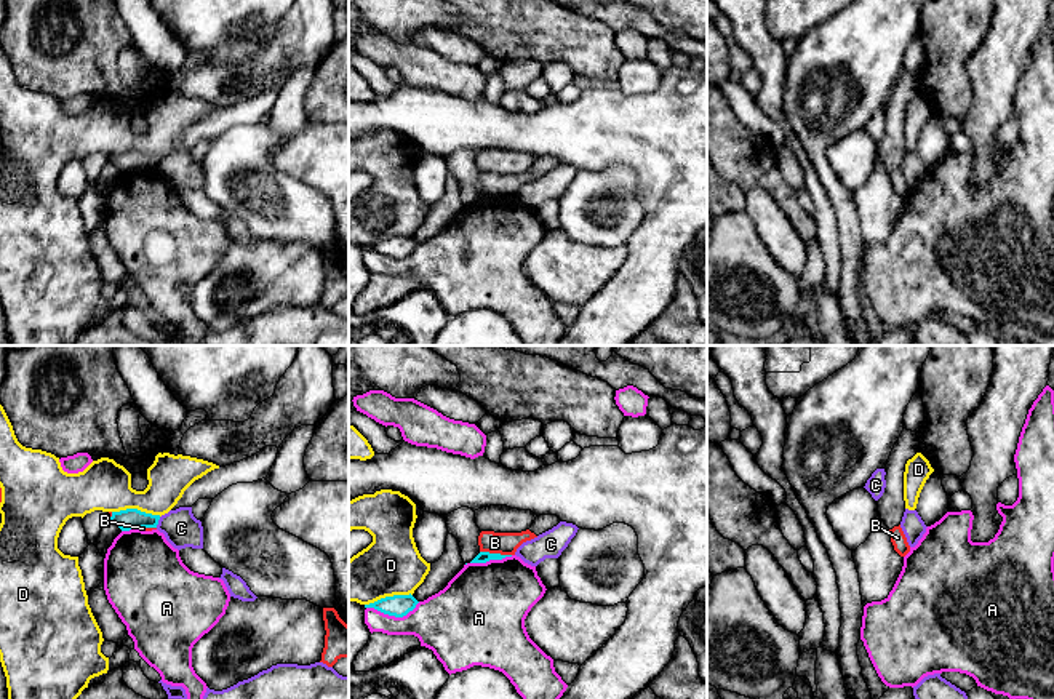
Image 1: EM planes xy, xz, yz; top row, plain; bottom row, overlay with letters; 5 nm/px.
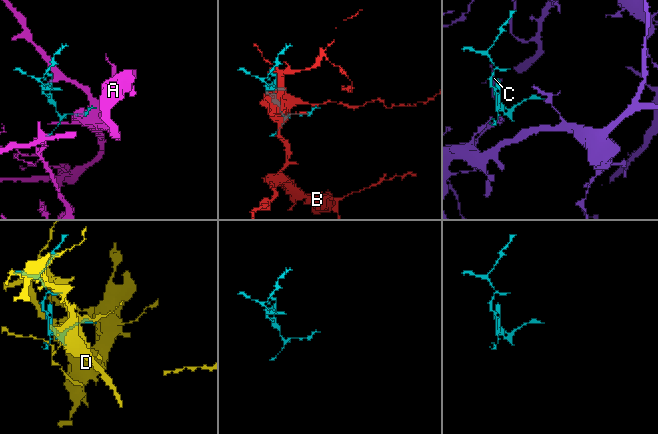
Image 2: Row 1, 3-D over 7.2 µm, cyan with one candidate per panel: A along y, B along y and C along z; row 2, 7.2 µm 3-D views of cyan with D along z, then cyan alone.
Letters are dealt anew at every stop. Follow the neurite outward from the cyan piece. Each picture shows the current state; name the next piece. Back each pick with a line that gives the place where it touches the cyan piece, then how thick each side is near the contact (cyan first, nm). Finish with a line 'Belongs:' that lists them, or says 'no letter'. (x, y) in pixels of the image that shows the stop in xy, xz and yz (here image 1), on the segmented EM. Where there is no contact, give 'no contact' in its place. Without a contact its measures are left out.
Belongs: no letter

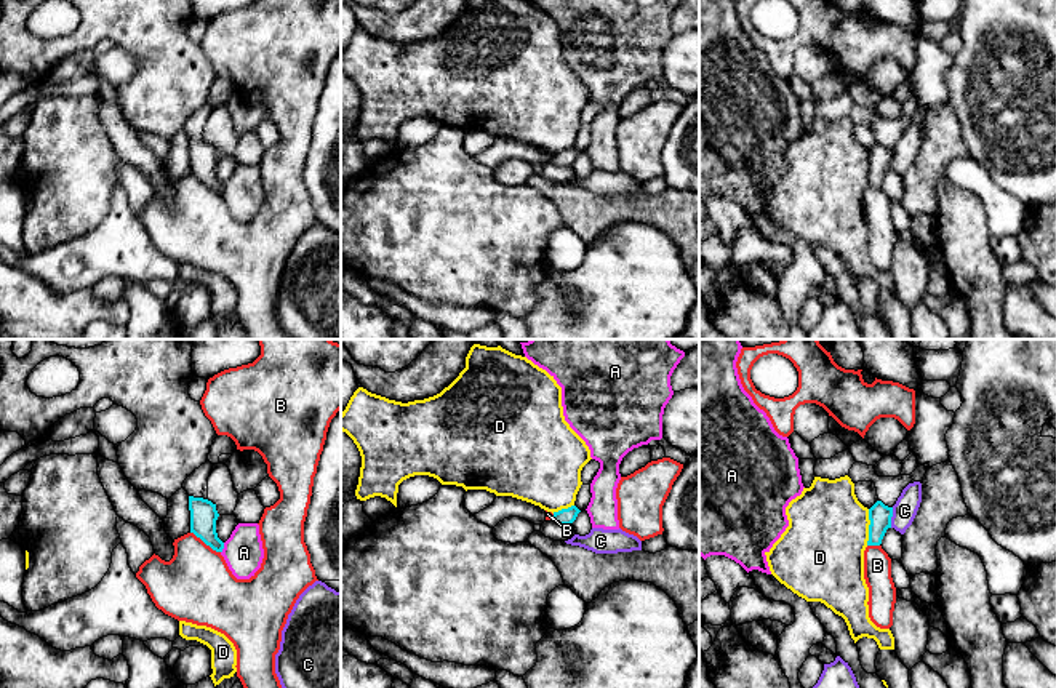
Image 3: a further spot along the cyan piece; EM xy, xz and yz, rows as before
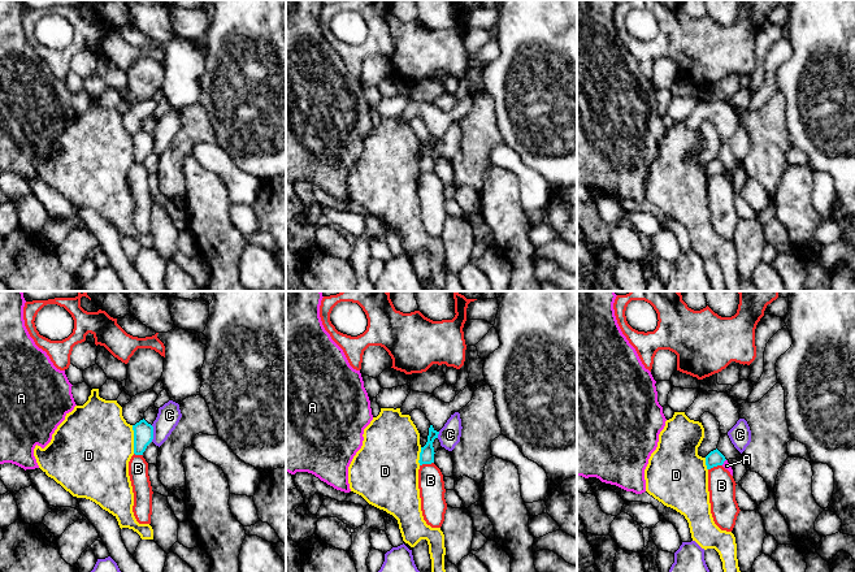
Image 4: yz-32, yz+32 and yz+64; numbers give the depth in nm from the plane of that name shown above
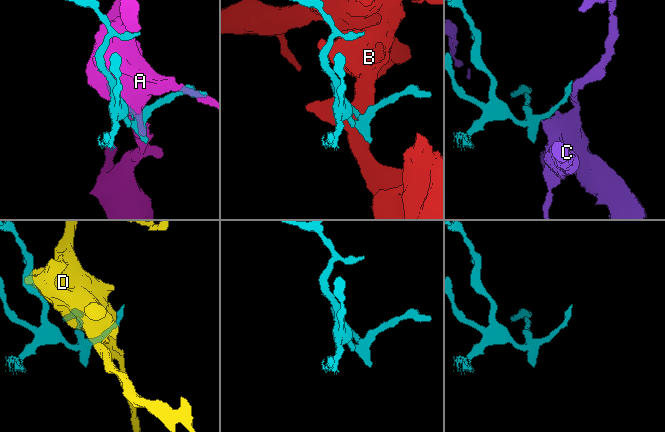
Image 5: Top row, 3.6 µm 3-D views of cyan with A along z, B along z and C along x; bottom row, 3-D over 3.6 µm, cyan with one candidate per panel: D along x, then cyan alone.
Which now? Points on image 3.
Belongs: no letter

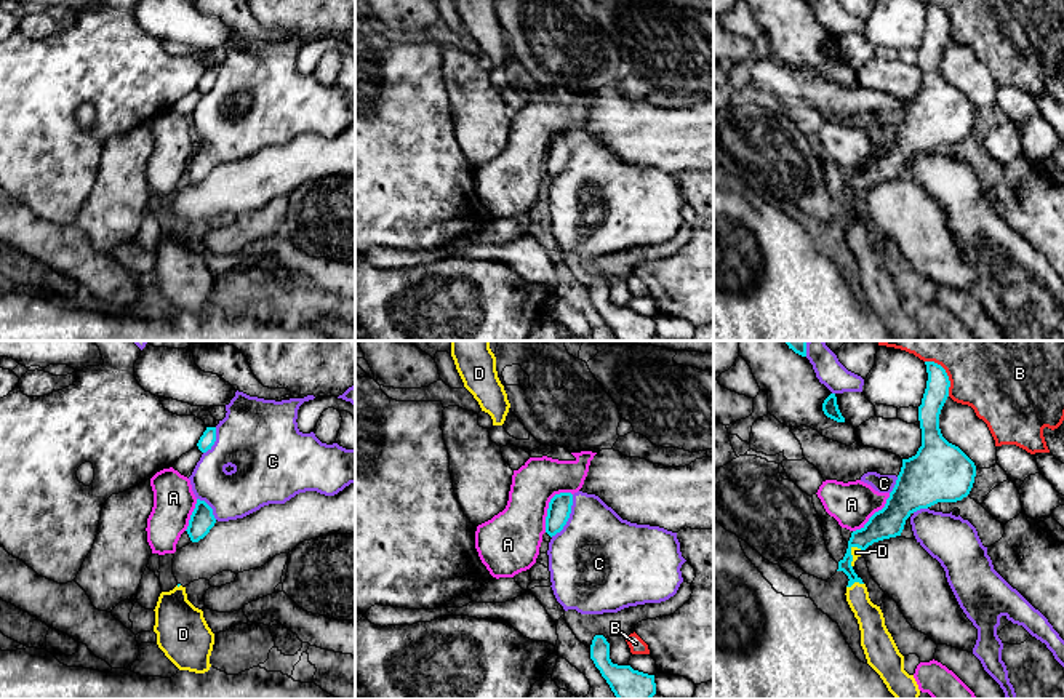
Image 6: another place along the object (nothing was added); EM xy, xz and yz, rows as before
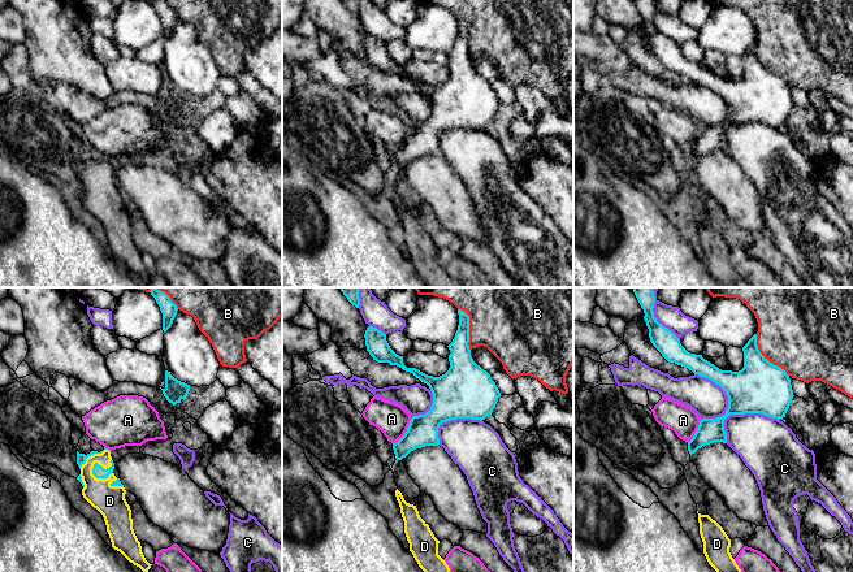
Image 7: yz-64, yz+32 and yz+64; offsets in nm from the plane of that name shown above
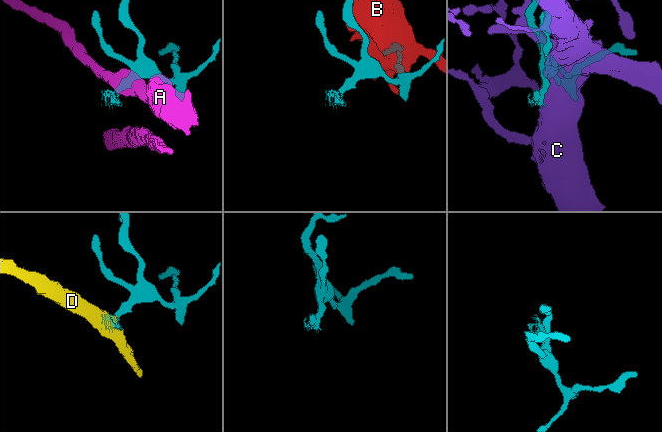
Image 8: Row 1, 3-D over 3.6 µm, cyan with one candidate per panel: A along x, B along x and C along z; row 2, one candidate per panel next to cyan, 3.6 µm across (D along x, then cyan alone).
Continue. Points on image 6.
D: yz (855, 581) | 100/130 nm
Belongs: D

